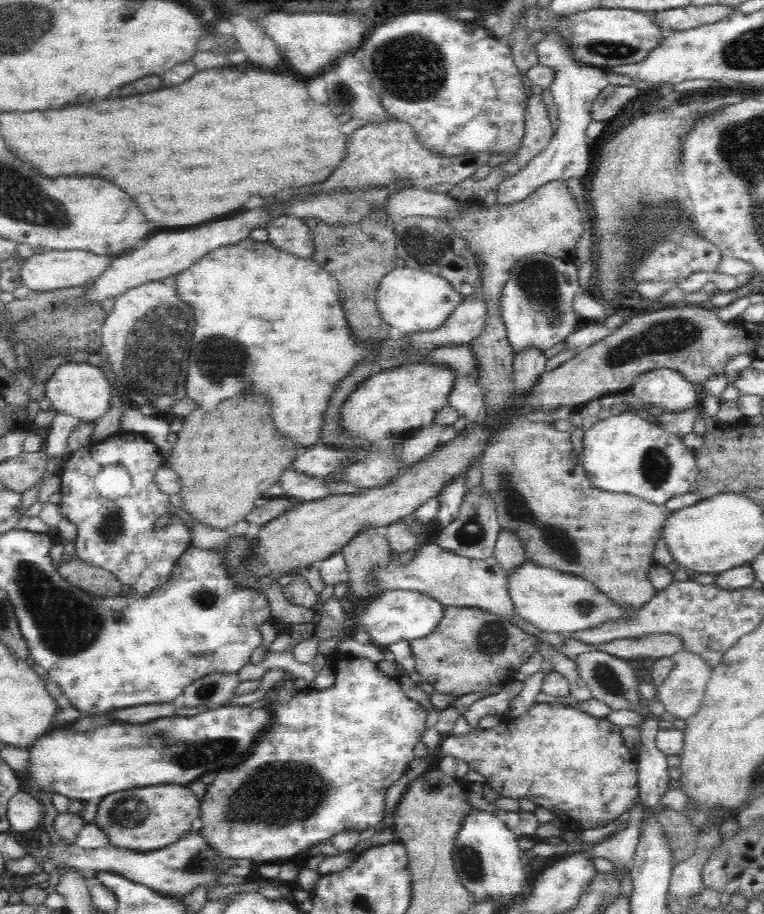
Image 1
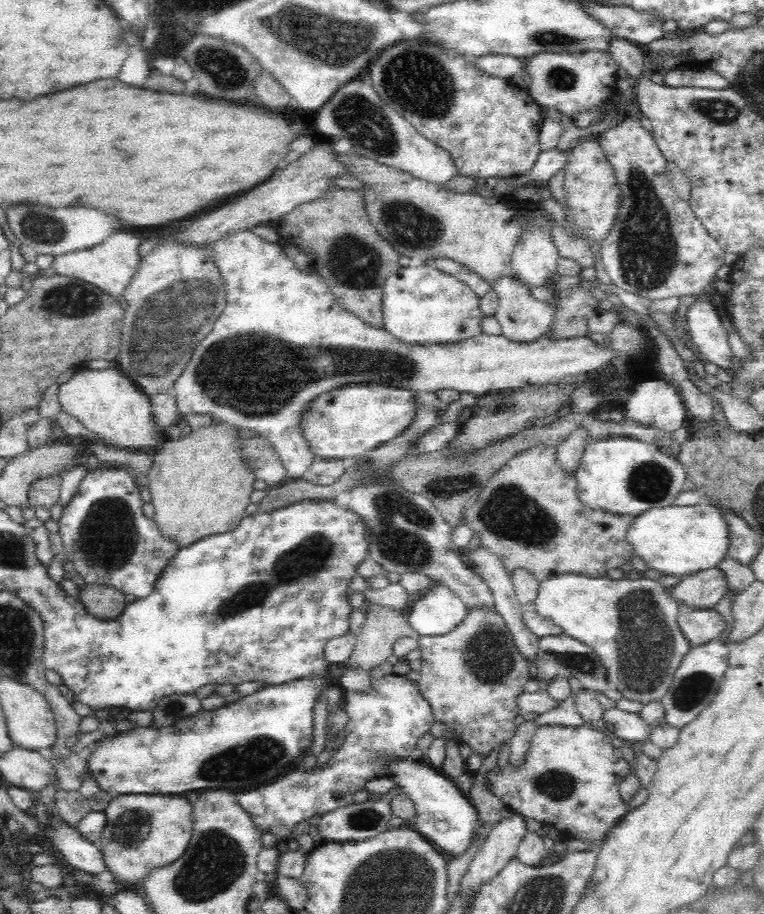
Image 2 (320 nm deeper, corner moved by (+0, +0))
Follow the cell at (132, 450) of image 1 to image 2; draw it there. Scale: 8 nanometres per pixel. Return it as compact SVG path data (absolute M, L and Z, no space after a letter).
M100 467L82 479L78 491L63 508L58 523L65 562L73 567L73 572L78 573L86 585L108 585L124 594L132 594L136 599L152 593L164 568L179 550L176 543L160 535L156 523L144 515L142 500L134 479L124 468Z

